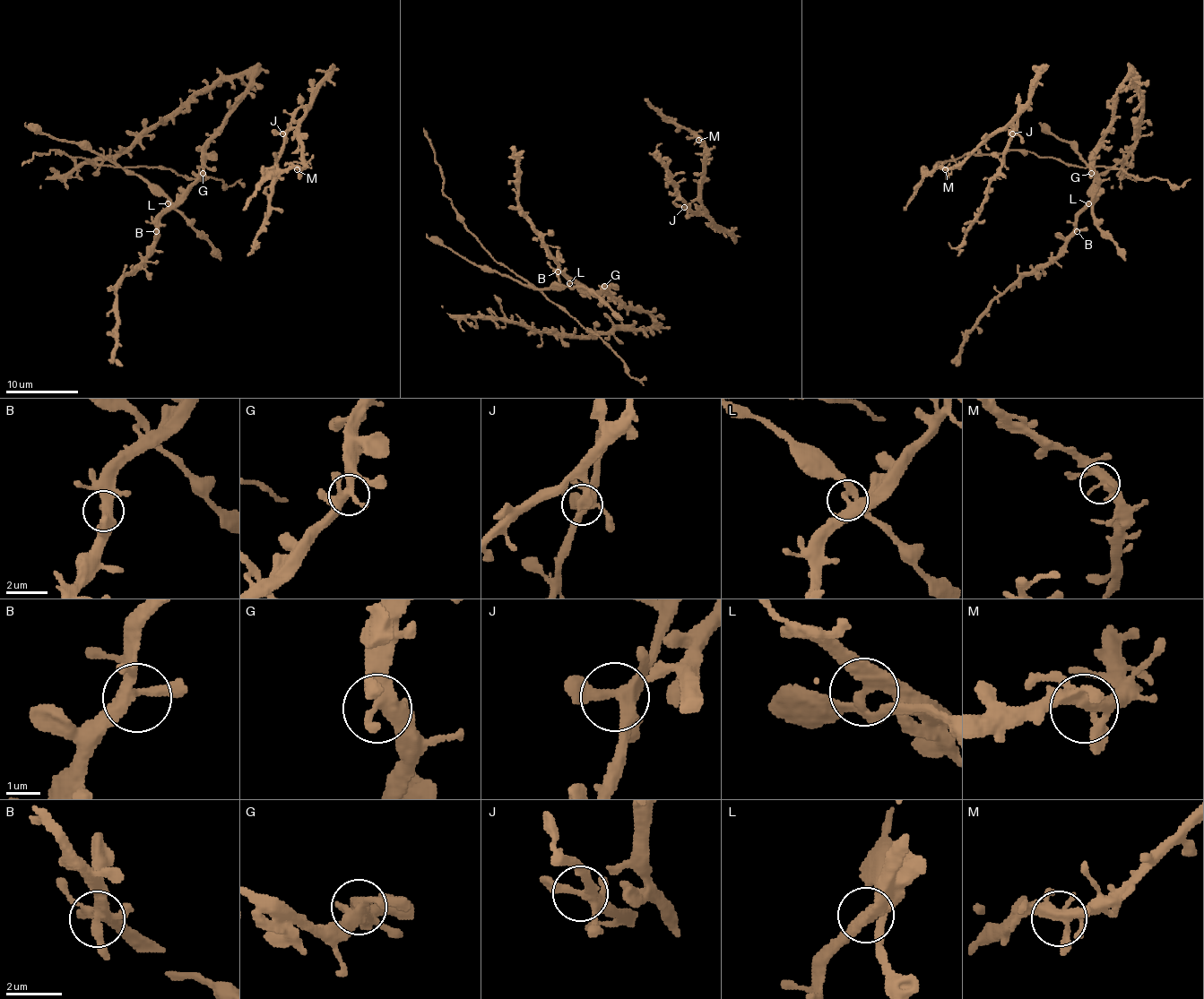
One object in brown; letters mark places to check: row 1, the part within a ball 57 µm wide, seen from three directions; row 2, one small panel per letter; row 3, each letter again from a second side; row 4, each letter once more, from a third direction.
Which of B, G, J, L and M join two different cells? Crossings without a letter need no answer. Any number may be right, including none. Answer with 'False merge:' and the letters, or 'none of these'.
False merge: L

